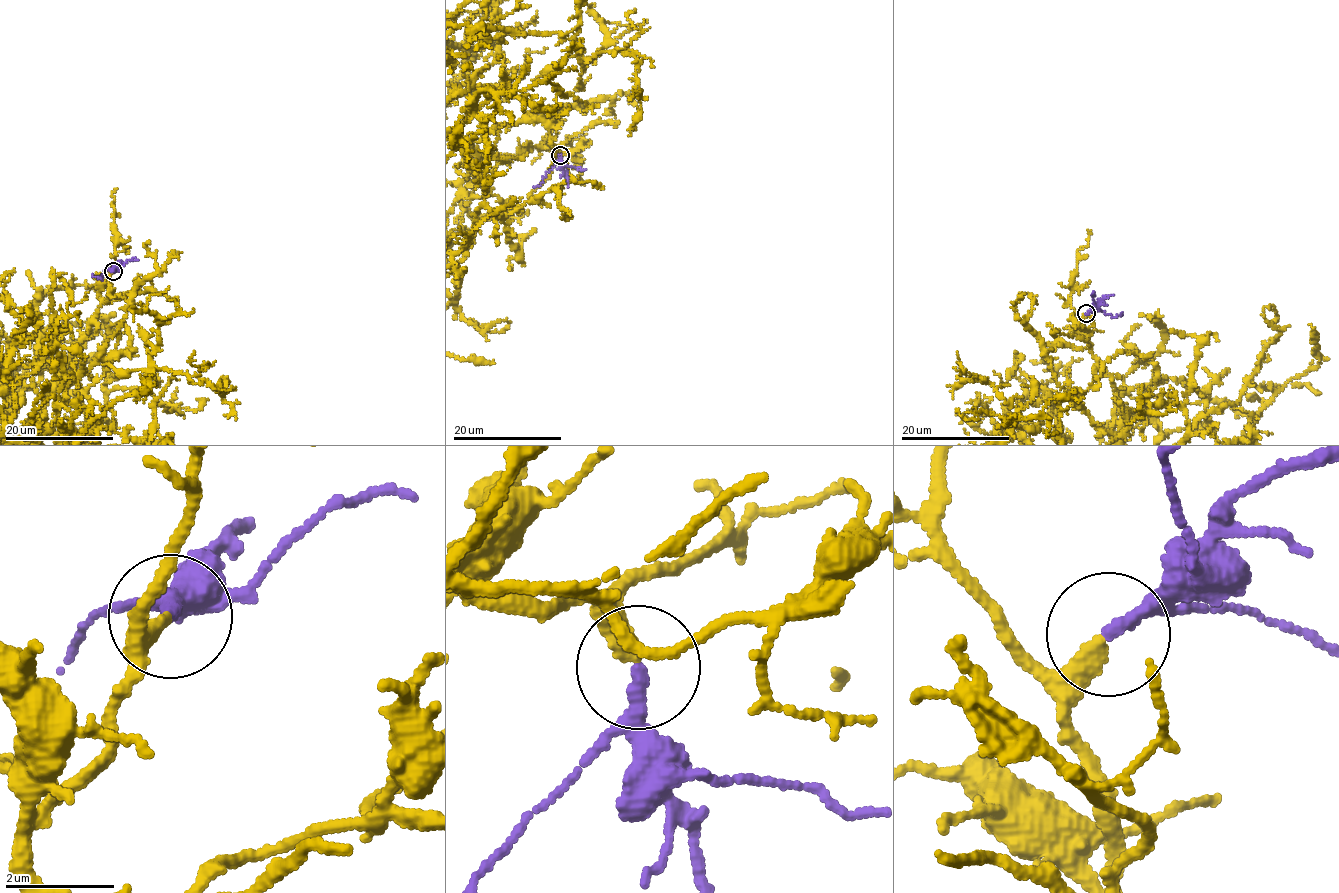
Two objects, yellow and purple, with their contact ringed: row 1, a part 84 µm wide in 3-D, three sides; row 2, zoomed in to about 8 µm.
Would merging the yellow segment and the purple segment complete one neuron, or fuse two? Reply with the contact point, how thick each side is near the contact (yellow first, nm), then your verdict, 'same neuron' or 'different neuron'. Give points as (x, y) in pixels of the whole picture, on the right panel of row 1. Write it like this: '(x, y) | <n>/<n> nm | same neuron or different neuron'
(1086, 313) | 320/260 nm | same neuron

